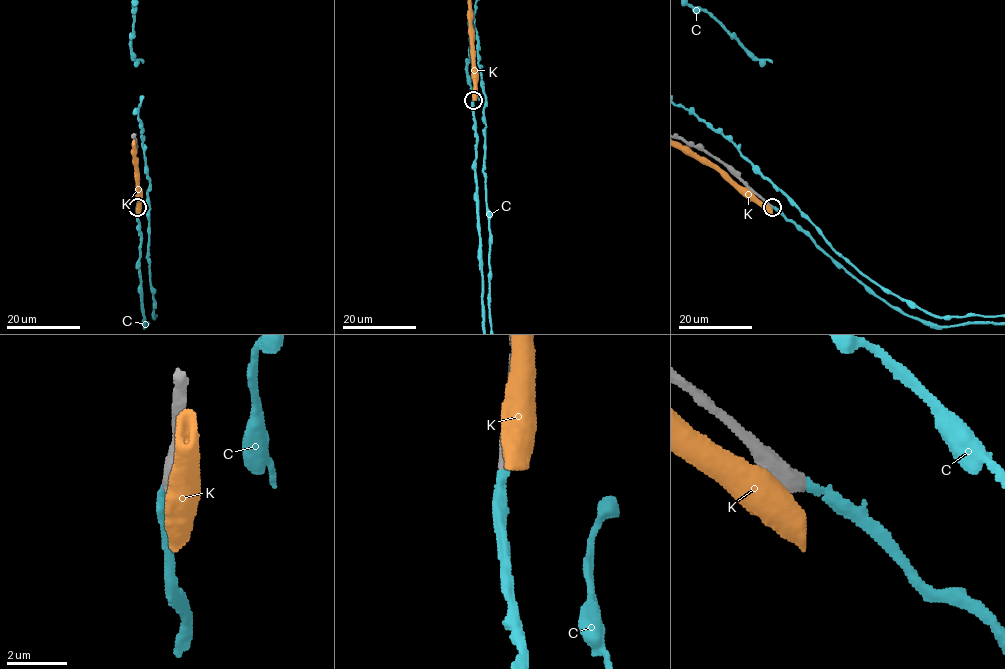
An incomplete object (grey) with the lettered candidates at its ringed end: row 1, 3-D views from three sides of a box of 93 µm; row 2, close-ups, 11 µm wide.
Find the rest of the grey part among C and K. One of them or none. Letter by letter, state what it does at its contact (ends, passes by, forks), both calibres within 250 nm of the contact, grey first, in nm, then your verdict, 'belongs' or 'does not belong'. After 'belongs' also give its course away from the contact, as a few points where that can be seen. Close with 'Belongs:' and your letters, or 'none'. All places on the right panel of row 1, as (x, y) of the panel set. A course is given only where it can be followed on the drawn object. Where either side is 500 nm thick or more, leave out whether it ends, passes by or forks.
C: calibres 550 and 320 nm; belongs
K: calibres 700 and 700 nm; does not belong
Belongs: C

